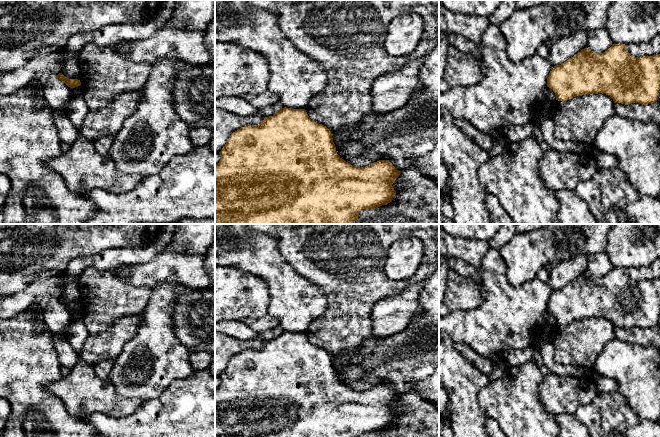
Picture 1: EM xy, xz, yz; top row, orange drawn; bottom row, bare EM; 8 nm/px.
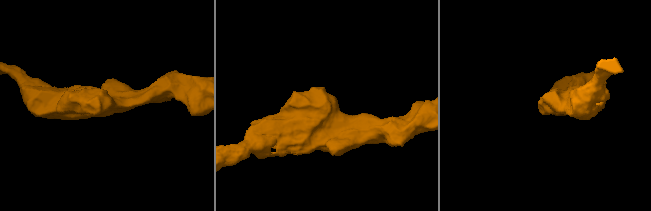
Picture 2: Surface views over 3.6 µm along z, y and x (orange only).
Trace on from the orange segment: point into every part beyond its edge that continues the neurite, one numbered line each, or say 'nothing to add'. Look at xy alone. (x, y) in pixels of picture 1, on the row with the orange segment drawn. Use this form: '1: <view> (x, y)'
nothing to add

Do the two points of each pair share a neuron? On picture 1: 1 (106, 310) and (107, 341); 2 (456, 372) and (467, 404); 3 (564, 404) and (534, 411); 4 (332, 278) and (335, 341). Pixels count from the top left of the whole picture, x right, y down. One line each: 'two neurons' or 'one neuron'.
1: two neurons
2: one neuron
3: two neurons
4: one neuron

